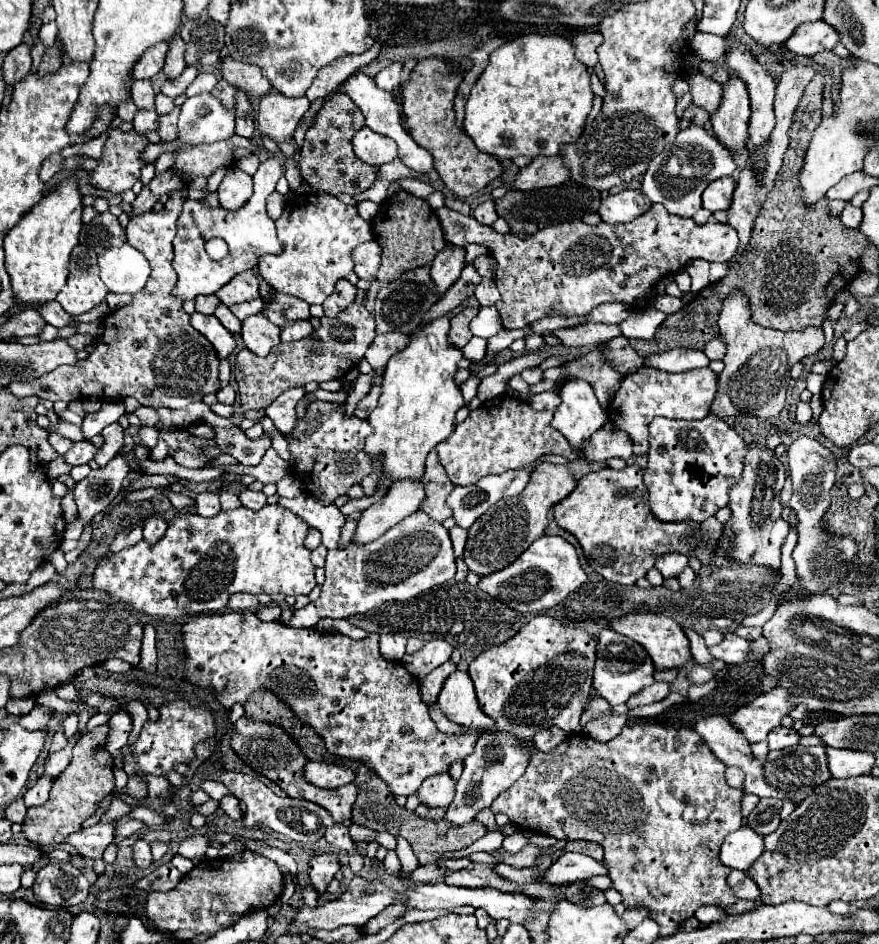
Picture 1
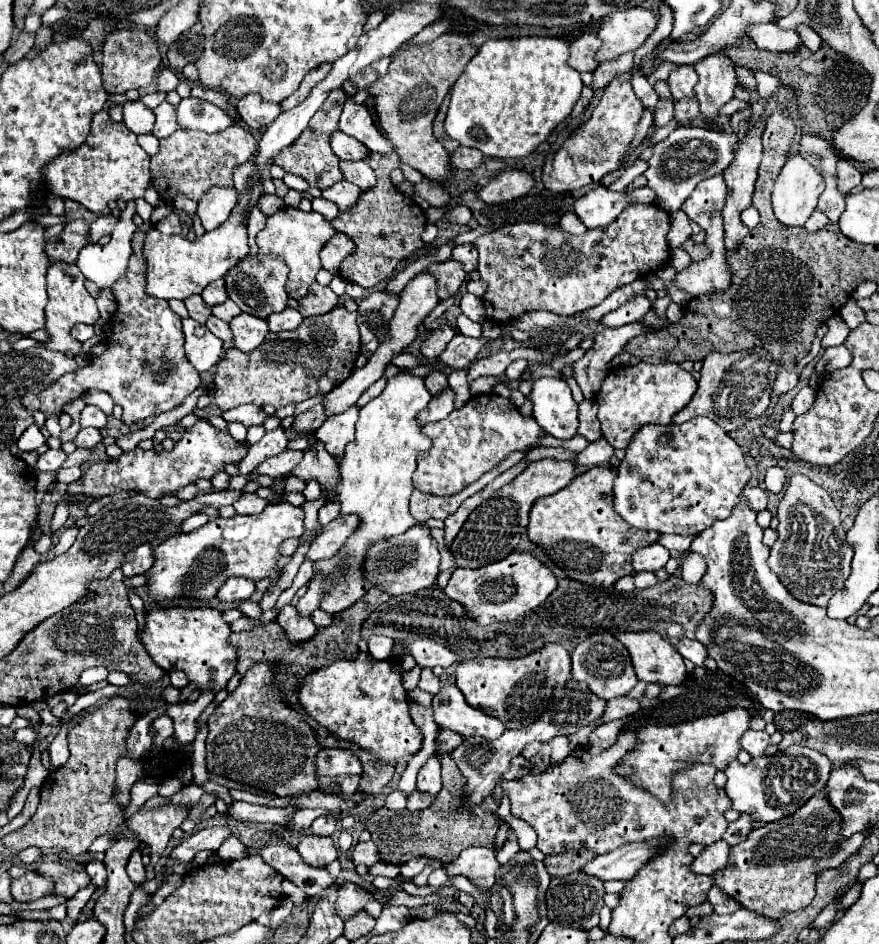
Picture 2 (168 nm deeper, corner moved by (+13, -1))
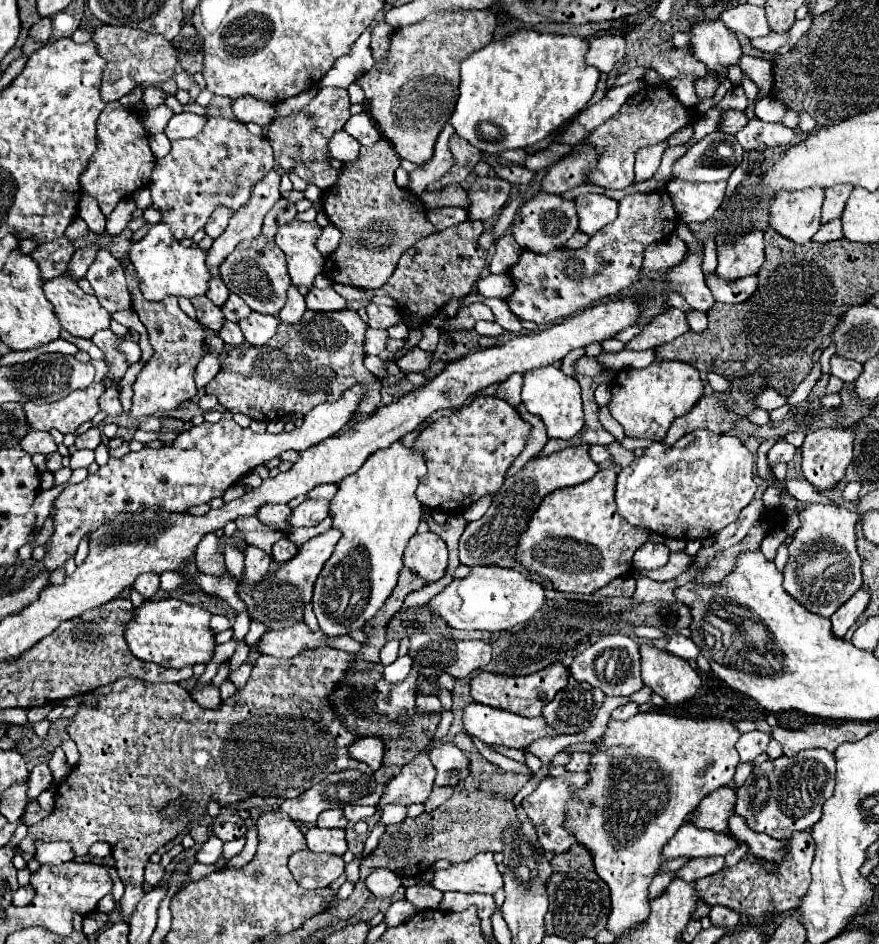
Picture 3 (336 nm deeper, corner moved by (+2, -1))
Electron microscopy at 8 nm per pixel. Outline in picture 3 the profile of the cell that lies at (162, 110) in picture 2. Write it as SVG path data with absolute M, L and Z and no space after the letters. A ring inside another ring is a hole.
M175 113L165 129L165 135L175 141L175 139L185 139L185 137L195 137L203 129L207 117L195 115L195 113Z

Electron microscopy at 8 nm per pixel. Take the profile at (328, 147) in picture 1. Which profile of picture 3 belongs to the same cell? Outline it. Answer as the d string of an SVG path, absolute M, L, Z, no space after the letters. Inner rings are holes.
M321 87L317 97L303 107L297 115L289 117L277 117L267 131L267 139L271 141L271 147L275 151L275 161L279 167L285 171L291 171L293 167L301 163L311 163L311 161L331 161L331 155L327 151L327 143L331 141L331 135L335 131L343 129L345 121L351 117L349 113L349 95L347 89L339 87Z

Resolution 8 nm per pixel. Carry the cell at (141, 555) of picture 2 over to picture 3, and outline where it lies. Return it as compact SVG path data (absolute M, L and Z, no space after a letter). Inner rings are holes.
M139 575L135 579L135 585L133 585L141 595L145 595L145 599L151 599L151 595L155 595L159 591L159 575Z

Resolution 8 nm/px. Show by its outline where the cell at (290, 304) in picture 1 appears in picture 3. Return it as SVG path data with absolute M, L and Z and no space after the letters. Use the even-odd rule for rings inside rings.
M281 197L273 205L273 209L265 215L261 235L255 237L253 241L239 243L239 247L235 247L235 251L221 265L221 279L227 285L227 289L231 293L243 297L243 301L257 313L267 313L267 315L277 317L287 301L287 289L291 287L291 279L289 279L287 263L285 263L287 259L285 259L283 251L277 247L277 243L273 241L273 237L275 237L275 231L281 225L295 219L295 215L297 215L295 205L291 201L287 201L285 197Z

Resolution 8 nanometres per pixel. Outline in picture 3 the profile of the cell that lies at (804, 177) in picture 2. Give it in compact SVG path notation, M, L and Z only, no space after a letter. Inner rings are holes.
M821 187L809 191L783 191L771 205L769 225L795 243L807 243L821 225L823 193Z

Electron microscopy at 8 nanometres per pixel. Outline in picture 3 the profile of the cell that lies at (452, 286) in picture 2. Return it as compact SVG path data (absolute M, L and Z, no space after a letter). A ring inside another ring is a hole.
M481 221L459 223L455 227L449 227L447 231L433 233L427 239L421 239L419 243L415 243L415 247L407 249L407 253L399 259L395 273L383 287L365 293L363 289L355 289L351 285L333 283L333 289L347 301L365 301L373 295L389 295L397 299L399 309L403 309L403 313L407 311L419 313L423 315L423 319L431 319L449 301L463 299L465 295L469 295L475 283L479 281L479 275L485 267L485 257L487 257L487 253L479 249L477 245L477 239L481 233L483 233Z

